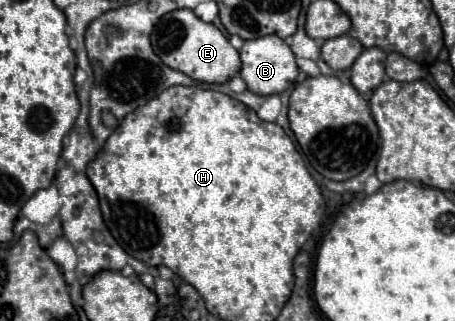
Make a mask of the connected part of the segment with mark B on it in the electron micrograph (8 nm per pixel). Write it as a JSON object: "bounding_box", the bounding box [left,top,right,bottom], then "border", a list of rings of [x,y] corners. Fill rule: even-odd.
{"bounding_box":[240,34,298,96],"border":[[[274,34],[254,38],[254,40],[244,40],[244,46],[240,48],[240,60],[242,60],[242,70],[240,70],[242,80],[246,82],[250,92],[260,96],[284,92],[294,84],[298,76],[296,56],[290,52],[290,46],[280,36],[274,36]]]}

